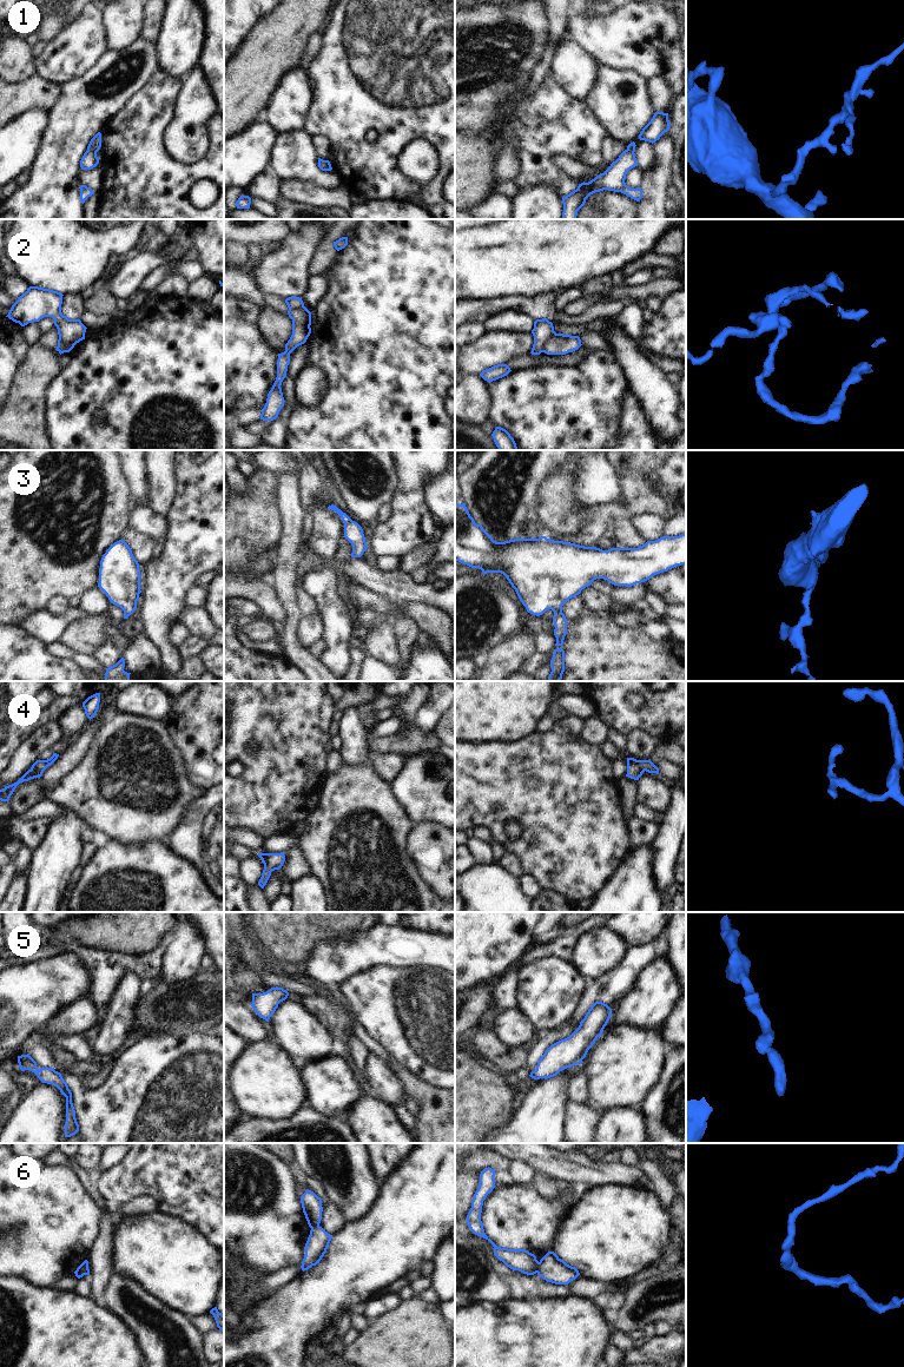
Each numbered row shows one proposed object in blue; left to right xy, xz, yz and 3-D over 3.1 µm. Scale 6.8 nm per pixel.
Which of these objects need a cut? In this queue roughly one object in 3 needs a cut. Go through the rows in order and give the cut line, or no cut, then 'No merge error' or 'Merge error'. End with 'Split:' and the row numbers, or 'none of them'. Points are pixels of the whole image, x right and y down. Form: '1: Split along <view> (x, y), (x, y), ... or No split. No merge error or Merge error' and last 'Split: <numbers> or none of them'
1: No split. No merge error
2: Split along xy (74, 343), (63, 345), (59, 352). Merge error
3: No split. No merge error
4: No split. No merge error
5: No split. No merge error
6: Split along yz (539, 1262), (536, 1272). Merge error
Split: 2, 6.

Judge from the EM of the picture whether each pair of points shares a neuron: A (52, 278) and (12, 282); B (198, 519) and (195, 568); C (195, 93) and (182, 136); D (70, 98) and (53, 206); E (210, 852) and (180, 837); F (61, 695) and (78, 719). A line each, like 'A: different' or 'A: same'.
A: different
B: same
C: same
D: same
E: same
F: different

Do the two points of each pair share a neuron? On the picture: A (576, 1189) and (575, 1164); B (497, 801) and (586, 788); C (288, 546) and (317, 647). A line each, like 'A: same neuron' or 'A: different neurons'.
A: different neurons
B: same neuron
C: different neurons

